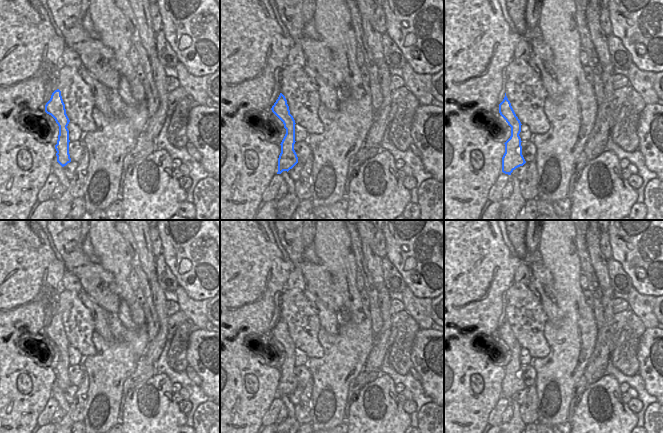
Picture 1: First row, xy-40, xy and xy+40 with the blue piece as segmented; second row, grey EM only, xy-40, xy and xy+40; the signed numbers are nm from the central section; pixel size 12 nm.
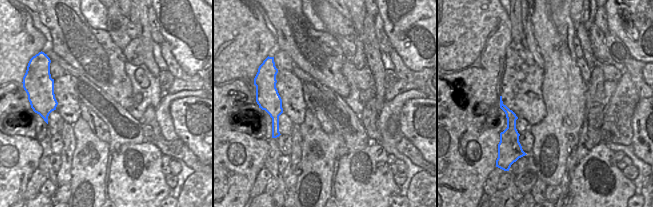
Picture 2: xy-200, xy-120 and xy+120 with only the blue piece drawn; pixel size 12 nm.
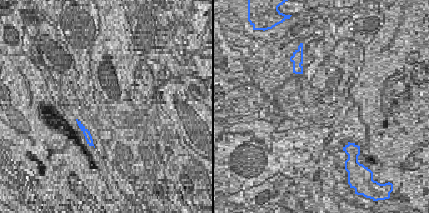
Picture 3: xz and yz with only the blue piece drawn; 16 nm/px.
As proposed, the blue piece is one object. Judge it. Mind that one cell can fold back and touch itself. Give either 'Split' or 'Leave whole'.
Leave whole

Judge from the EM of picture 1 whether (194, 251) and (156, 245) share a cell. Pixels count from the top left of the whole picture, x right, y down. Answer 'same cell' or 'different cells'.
different cells

